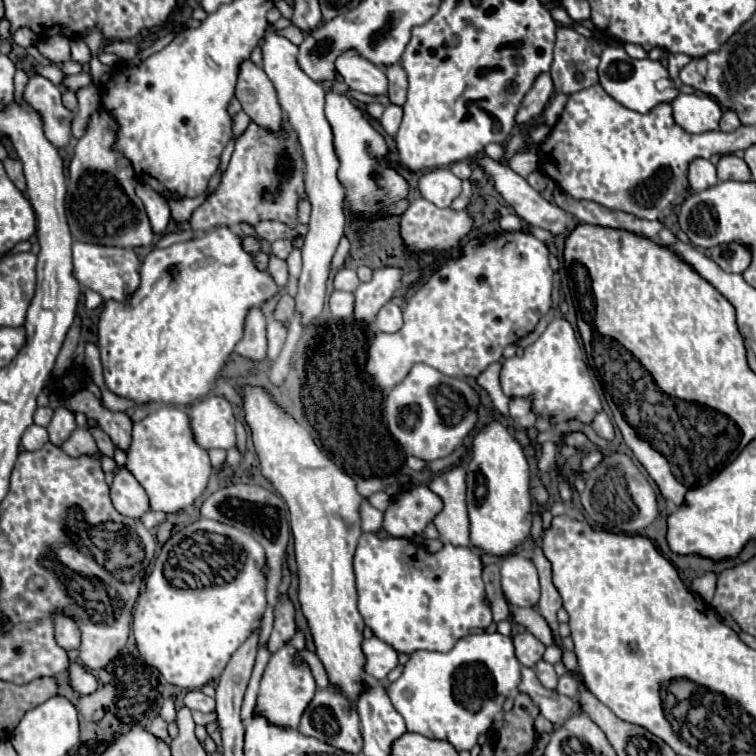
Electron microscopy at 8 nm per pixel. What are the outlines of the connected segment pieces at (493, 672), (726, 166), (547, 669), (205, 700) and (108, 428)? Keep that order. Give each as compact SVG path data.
M499 632L469 634L463 636L449 652L413 652L403 668L403 674L393 684L389 684L387 692L395 710L403 716L407 732L417 732L431 740L447 740L457 752L461 752L471 750L477 744L477 736L491 726L495 714L501 712L505 698L517 690L521 680L519 668L521 664L515 656L513 640L509 636L501 636Z
M735 154L721 156L717 164L717 178L719 180L737 180L737 182L749 182L751 174L743 158L737 158Z
M539 662L537 666L535 666L535 672L537 672L537 678L539 678L539 682L545 686L545 688L555 688L557 686L557 674L555 674L555 670L553 670L553 666L551 664L547 664L547 662Z
M201 690L187 692L187 696L183 700L185 700L185 706L191 708L191 710L199 710L199 712L205 712L205 714L215 712L215 700L205 696Z
M103 408L95 422L109 434L109 438L113 440L115 446L119 446L127 452L129 440L131 440L131 420L125 412L111 412L111 410Z

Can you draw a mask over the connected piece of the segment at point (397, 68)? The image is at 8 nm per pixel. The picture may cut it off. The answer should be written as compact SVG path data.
M391 64L385 70L387 80L389 80L389 102L403 106L405 104L405 94L407 94L407 74L401 64Z

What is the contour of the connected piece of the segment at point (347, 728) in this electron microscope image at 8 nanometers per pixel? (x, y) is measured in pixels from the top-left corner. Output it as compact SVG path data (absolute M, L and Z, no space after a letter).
M319 688L315 692L315 698L311 700L311 704L307 706L307 710L301 716L299 732L313 736L321 742L327 742L343 752L359 754L363 750L363 738L361 738L361 730L359 730L357 710L341 692L335 692L335 690L321 690Z

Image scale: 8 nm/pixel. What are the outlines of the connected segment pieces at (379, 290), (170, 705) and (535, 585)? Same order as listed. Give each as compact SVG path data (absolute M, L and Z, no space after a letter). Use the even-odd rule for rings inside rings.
M377 268L373 272L373 278L355 290L353 318L365 326L371 326L377 318L377 312L393 298L399 286L401 286L399 268Z
M165 699L162 703L160 715L168 723L172 723L176 718L177 710L175 708L174 699Z
M513 554L501 564L503 594L513 606L535 606L539 602L539 576L531 558Z

